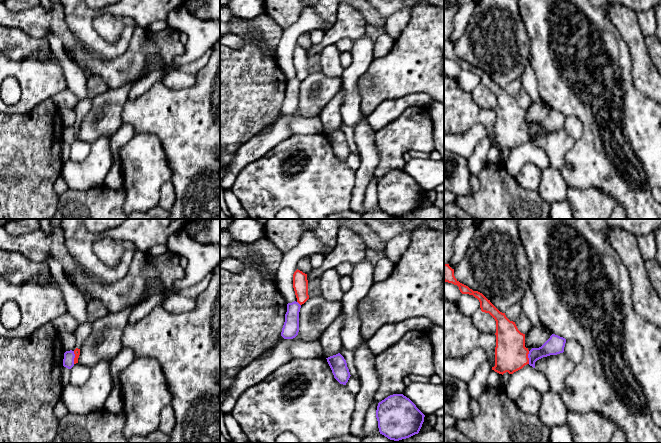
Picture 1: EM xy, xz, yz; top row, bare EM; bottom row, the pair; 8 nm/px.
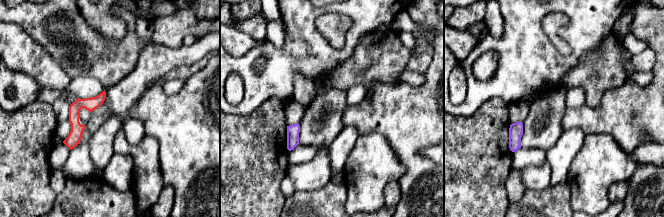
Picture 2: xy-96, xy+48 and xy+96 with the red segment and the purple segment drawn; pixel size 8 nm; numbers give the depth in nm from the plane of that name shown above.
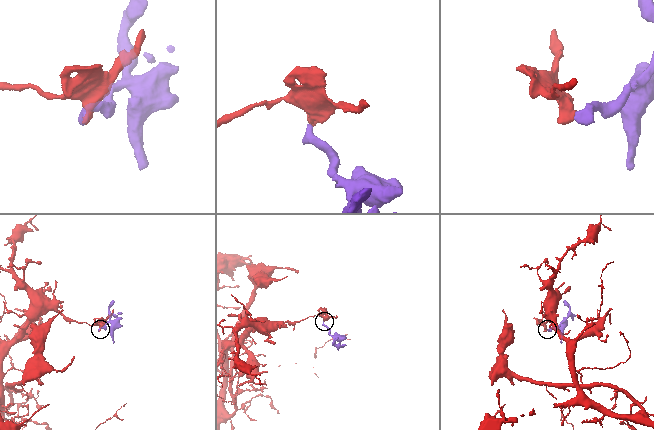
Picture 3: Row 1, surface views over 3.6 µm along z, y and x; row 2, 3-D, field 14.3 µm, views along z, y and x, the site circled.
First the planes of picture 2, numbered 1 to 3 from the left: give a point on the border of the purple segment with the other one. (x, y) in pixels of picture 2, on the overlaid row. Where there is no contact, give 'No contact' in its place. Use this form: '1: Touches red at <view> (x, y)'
1: No contact
2: No contact
3: No contact

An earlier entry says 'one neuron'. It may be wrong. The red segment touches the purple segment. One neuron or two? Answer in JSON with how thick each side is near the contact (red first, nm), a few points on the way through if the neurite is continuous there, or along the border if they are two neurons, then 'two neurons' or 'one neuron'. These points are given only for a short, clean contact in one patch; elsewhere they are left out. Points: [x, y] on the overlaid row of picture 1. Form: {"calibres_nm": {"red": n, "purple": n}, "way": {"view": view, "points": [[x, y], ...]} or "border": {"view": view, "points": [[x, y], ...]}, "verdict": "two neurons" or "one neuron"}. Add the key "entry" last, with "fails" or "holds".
{"calibres_nm": {"red": 50, "purple": 90}, "border": {"view": "xy", "points": [[73, 351], [74, 363]]}, "verdict": "two neurons", "entry": "fails"}

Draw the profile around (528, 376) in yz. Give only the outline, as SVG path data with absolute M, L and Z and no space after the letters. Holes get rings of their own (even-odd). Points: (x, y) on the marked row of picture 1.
M529 364L511 374L504 391L511 400L516 401L521 392L527 387L535 388L541 394L550 391L549 381L545 374Z

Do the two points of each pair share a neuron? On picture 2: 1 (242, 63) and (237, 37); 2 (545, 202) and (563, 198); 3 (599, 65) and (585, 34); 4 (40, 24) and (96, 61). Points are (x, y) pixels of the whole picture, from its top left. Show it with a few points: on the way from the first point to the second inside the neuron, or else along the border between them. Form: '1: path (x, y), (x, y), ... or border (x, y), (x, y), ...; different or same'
1: border (261, 44), (242, 56), (230, 55); different
2: path (549, 202), (554, 202), (559, 198); same
3: border (609, 34), (597, 48), (587, 51), (575, 66); different
4: path (54, 24), (82, 49); same

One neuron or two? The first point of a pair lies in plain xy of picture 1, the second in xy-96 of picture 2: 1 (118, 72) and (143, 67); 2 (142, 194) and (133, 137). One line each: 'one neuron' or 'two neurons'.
1: two neurons
2: two neurons

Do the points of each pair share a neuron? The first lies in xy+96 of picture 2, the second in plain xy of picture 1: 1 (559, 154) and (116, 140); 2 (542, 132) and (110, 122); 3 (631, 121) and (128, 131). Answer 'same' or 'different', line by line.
1: same
2: same
3: different

